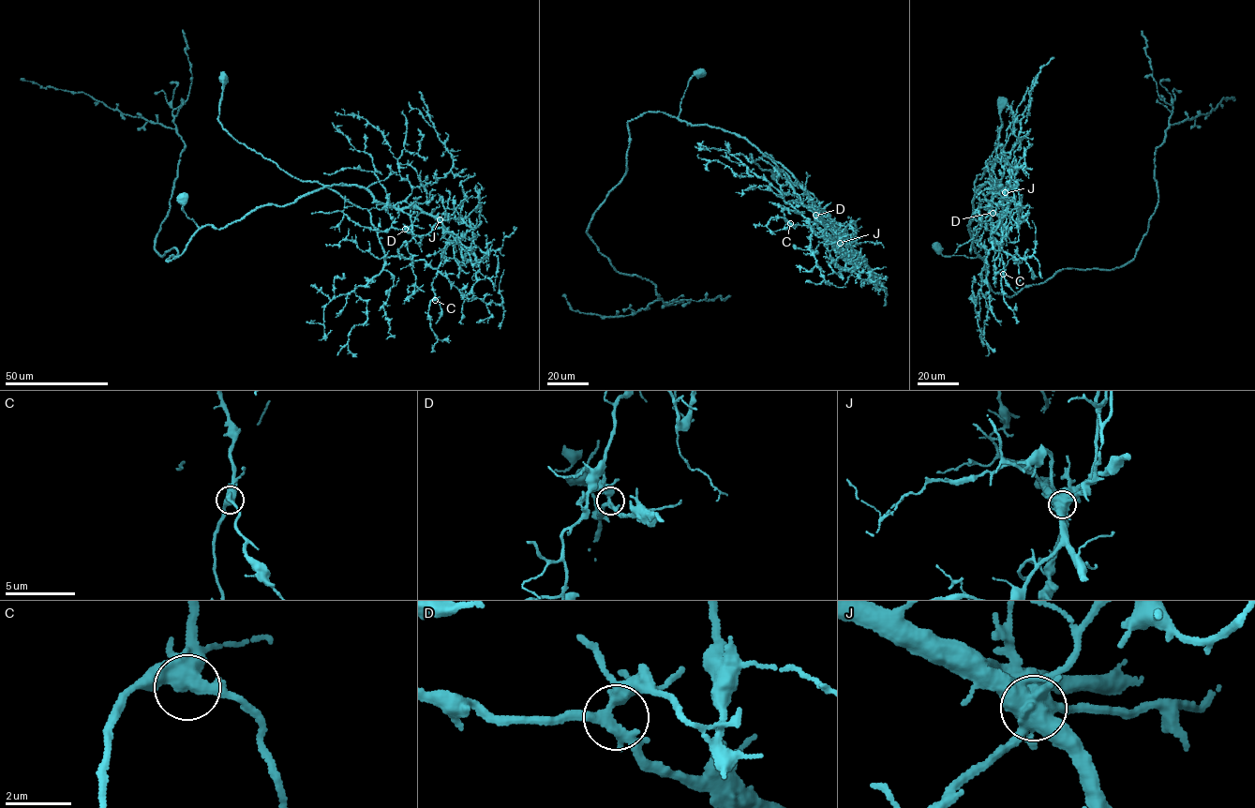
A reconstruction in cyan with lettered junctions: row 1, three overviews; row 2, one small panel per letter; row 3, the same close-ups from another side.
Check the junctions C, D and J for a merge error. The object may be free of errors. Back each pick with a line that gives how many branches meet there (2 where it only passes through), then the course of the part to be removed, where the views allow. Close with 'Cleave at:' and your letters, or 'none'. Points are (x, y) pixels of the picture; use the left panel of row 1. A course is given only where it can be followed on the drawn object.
J: branches 8; course (440, 219), (420, 237), (390, 228), (379, 232), (367, 210), (247, 148), (217, 119), (222, 74)
Cleave at: J

